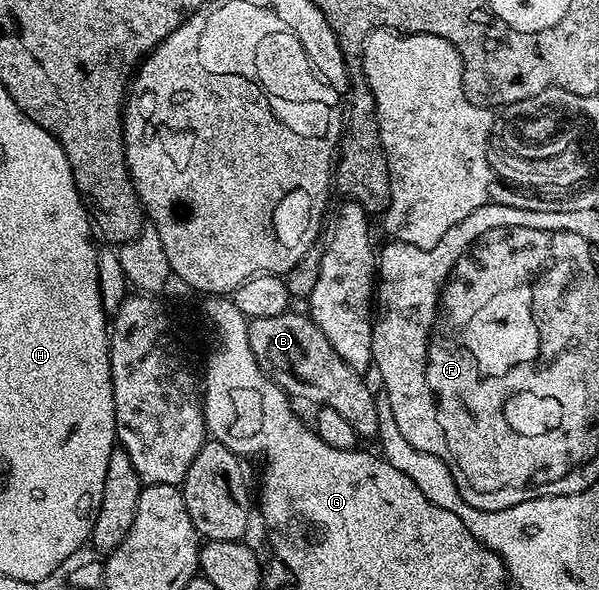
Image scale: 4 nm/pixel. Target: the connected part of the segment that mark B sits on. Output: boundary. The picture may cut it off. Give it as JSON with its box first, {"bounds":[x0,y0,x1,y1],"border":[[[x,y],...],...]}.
{"bounds":[248,309,378,440],"border":[[[295,309],[283,311],[278,317],[258,317],[251,320],[248,325],[248,340],[250,341],[250,353],[254,353],[254,361],[266,373],[270,381],[274,381],[293,400],[309,399],[320,407],[334,409],[334,413],[342,413],[346,421],[350,421],[354,433],[361,440],[375,440],[378,436],[378,409],[376,408],[376,395],[368,388],[365,376],[354,370],[338,353],[334,353],[334,345],[326,341],[322,329],[307,314],[299,315]]]}

